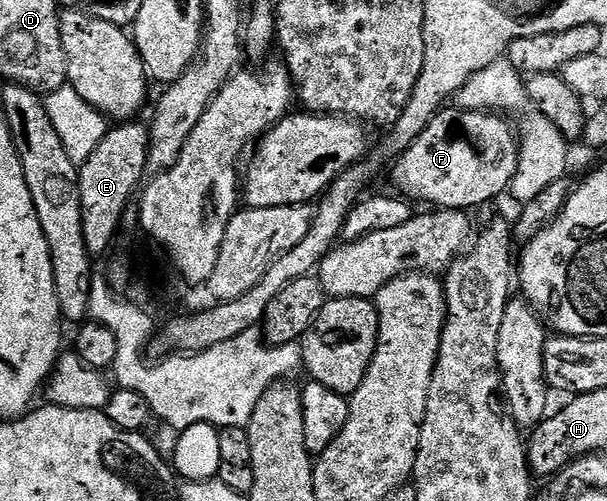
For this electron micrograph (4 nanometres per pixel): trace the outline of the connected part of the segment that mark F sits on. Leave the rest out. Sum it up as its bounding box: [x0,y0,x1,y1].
[394,105,519,212]

